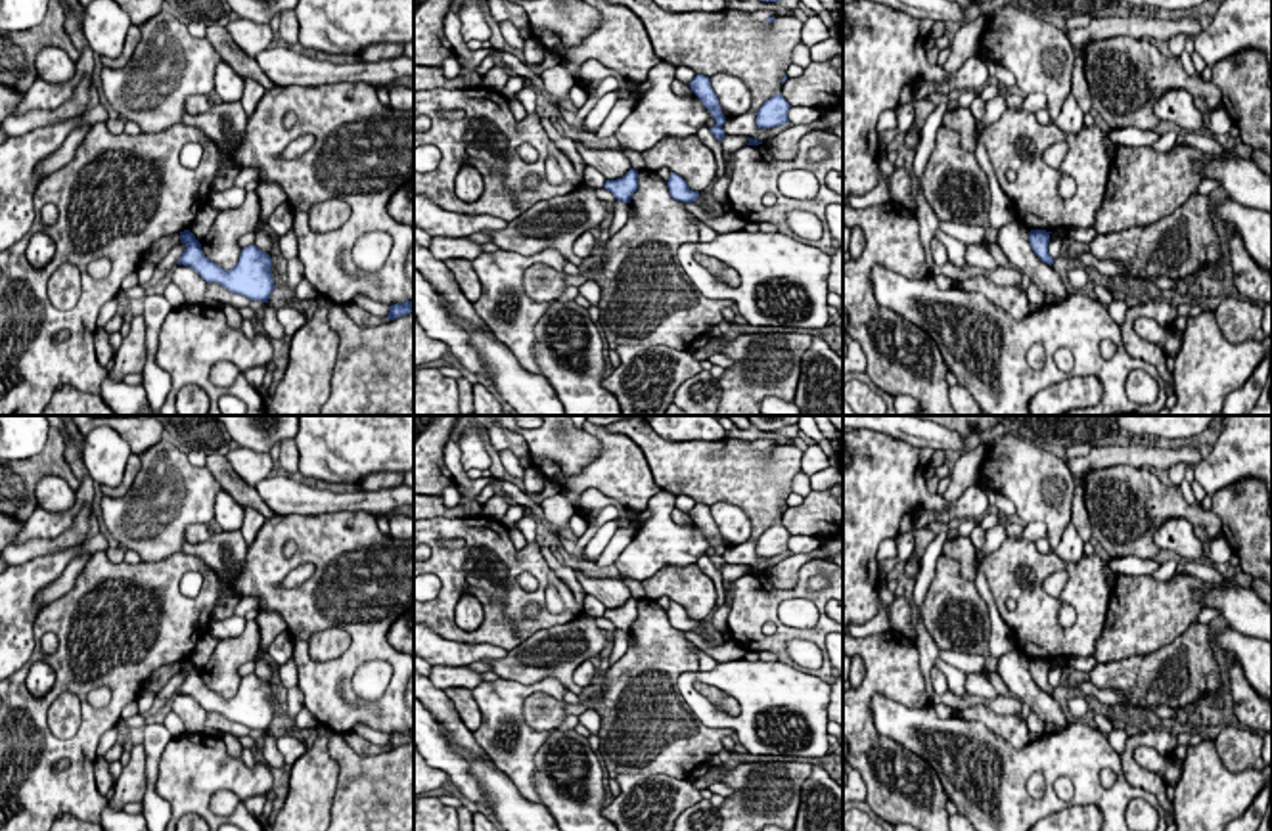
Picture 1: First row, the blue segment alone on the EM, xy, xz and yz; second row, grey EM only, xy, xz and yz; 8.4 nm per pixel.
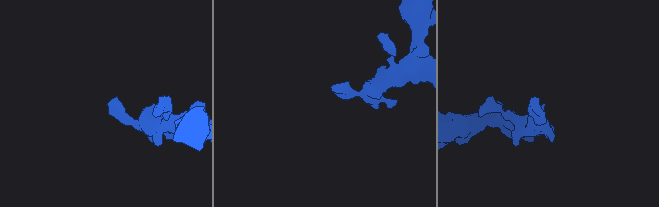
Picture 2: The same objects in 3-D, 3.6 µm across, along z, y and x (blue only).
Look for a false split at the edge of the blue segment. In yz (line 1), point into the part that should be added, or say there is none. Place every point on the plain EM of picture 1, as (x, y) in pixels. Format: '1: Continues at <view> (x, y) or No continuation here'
1: No continuation here

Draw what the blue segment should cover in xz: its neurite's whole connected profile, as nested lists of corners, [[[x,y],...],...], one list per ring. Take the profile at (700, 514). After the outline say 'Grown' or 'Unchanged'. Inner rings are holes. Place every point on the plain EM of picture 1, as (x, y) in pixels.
[[[695,504],[690,511],[690,517],[703,530],[703,534],[711,540],[713,548],[716,550],[716,553],[711,555],[711,561],[720,571],[724,567],[722,553],[726,551],[726,546],[722,544],[718,527],[711,517],[711,507],[703,504]]]. Unchanged

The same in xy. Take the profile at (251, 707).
[[[190,659],[180,661],[180,672],[186,678],[178,693],[193,697],[207,712],[215,710],[230,722],[268,731],[274,720],[272,687],[268,682],[262,682],[257,674],[243,676],[238,693],[232,699],[222,699],[203,684],[201,672]]]. Unchanged

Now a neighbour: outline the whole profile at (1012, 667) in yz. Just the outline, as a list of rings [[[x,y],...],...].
[[[1011,649],[998,657],[996,672],[1008,689],[1021,703],[1027,703],[1042,722],[1052,722],[1057,728],[1069,726],[1069,720],[1059,703],[1034,684],[1029,670],[1029,661],[1031,659],[1025,657],[1019,649]]]

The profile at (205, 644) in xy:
[[[209,632],[197,640],[190,657],[190,661],[195,664],[197,670],[201,670],[207,664],[216,643],[218,643],[218,638],[211,636]]]

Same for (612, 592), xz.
[[[575,571],[586,595],[600,599],[605,609],[623,607],[632,595],[623,578],[590,578],[582,571]]]

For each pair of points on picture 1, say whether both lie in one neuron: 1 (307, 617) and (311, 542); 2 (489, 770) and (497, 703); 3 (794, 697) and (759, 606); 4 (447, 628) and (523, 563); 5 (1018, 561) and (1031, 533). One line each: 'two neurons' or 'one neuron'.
1: one neuron
2: two neurons
3: two neurons
4: one neuron
5: two neurons

